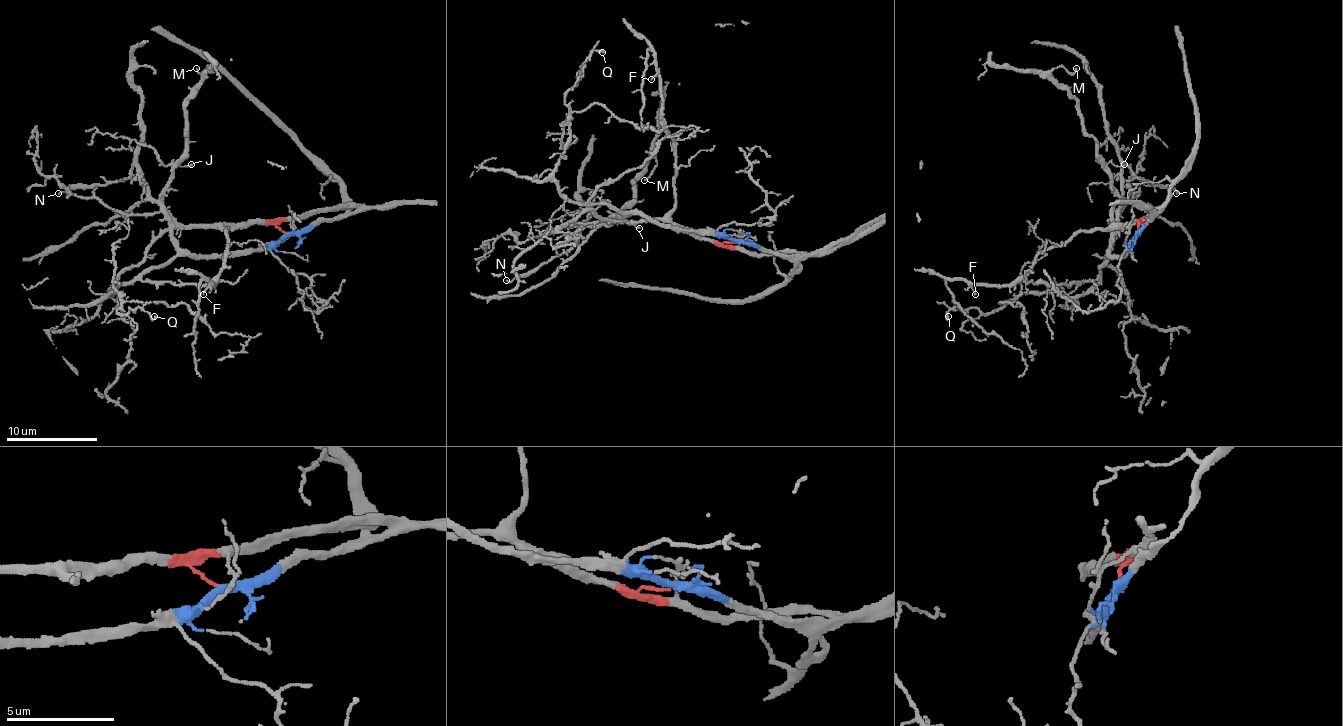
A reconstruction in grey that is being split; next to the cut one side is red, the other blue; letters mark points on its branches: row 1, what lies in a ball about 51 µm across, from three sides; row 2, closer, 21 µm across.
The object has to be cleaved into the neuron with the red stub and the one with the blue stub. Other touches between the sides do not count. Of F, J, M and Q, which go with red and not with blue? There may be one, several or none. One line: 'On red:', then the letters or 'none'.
On red: F, J, M

